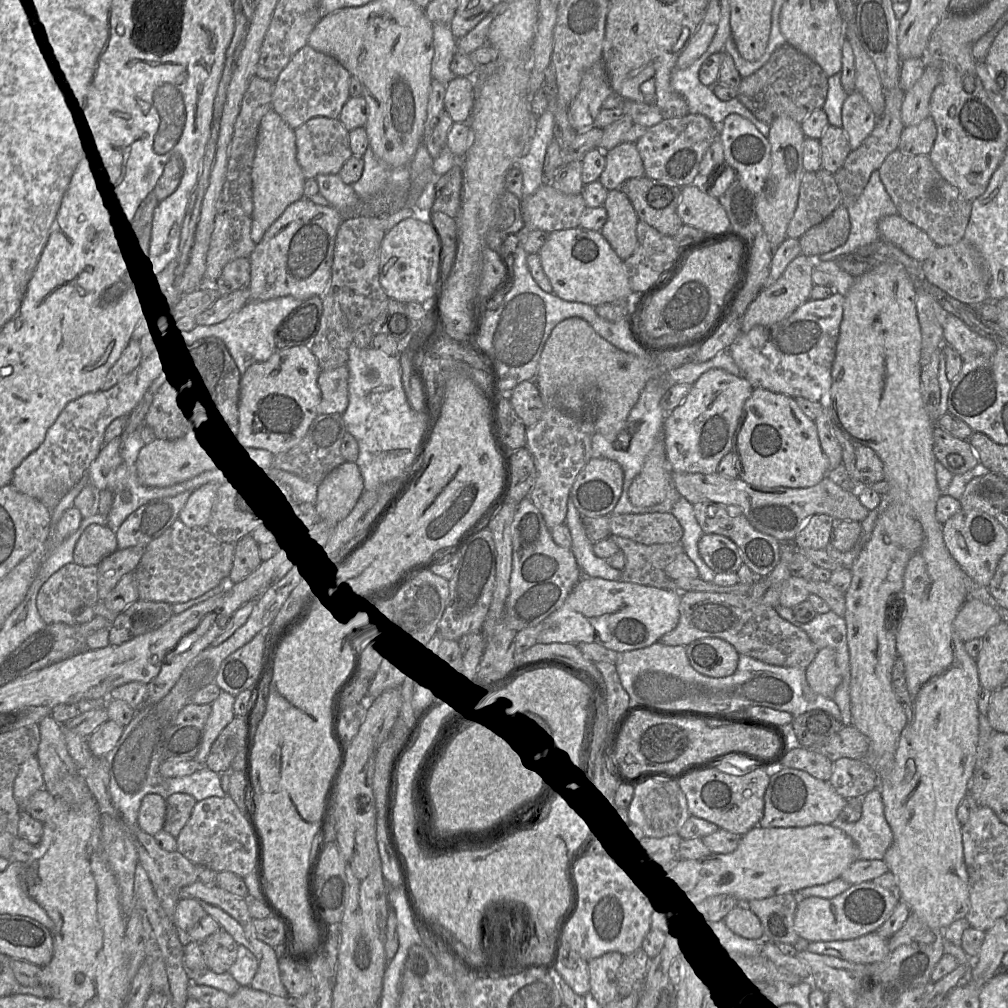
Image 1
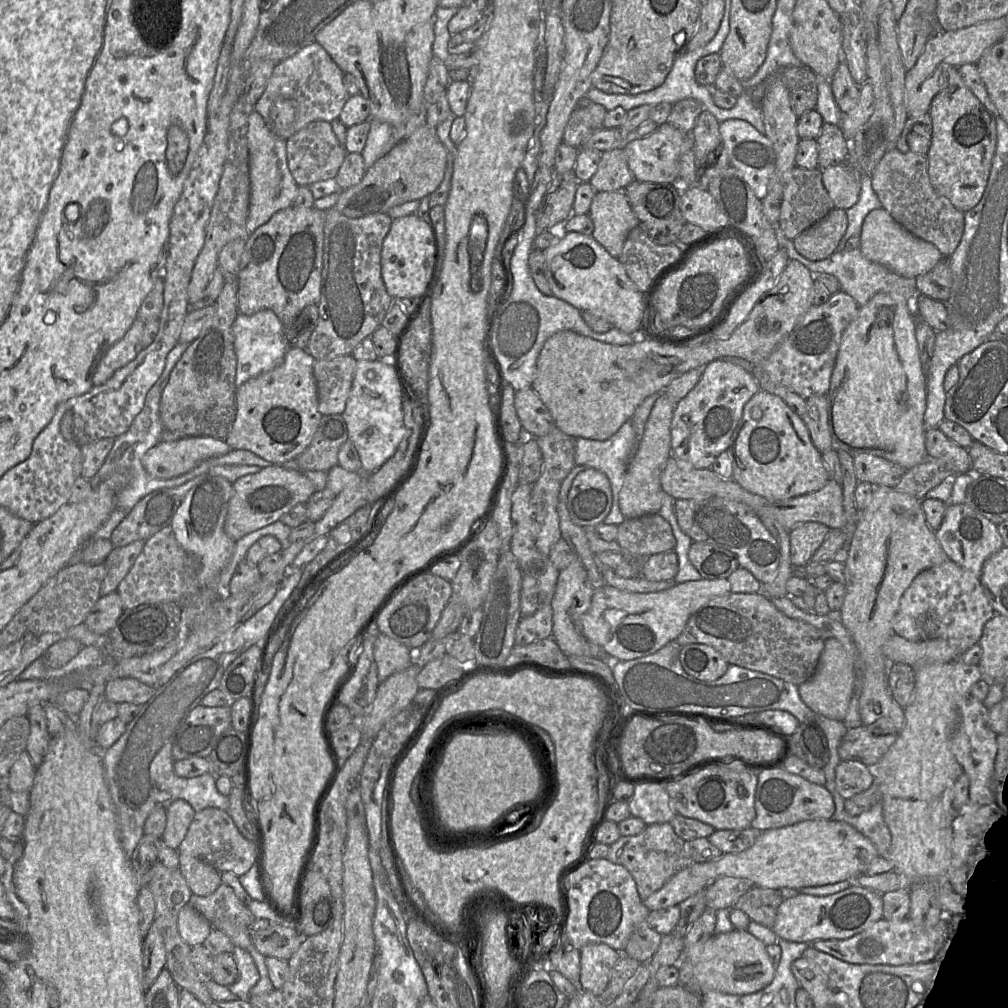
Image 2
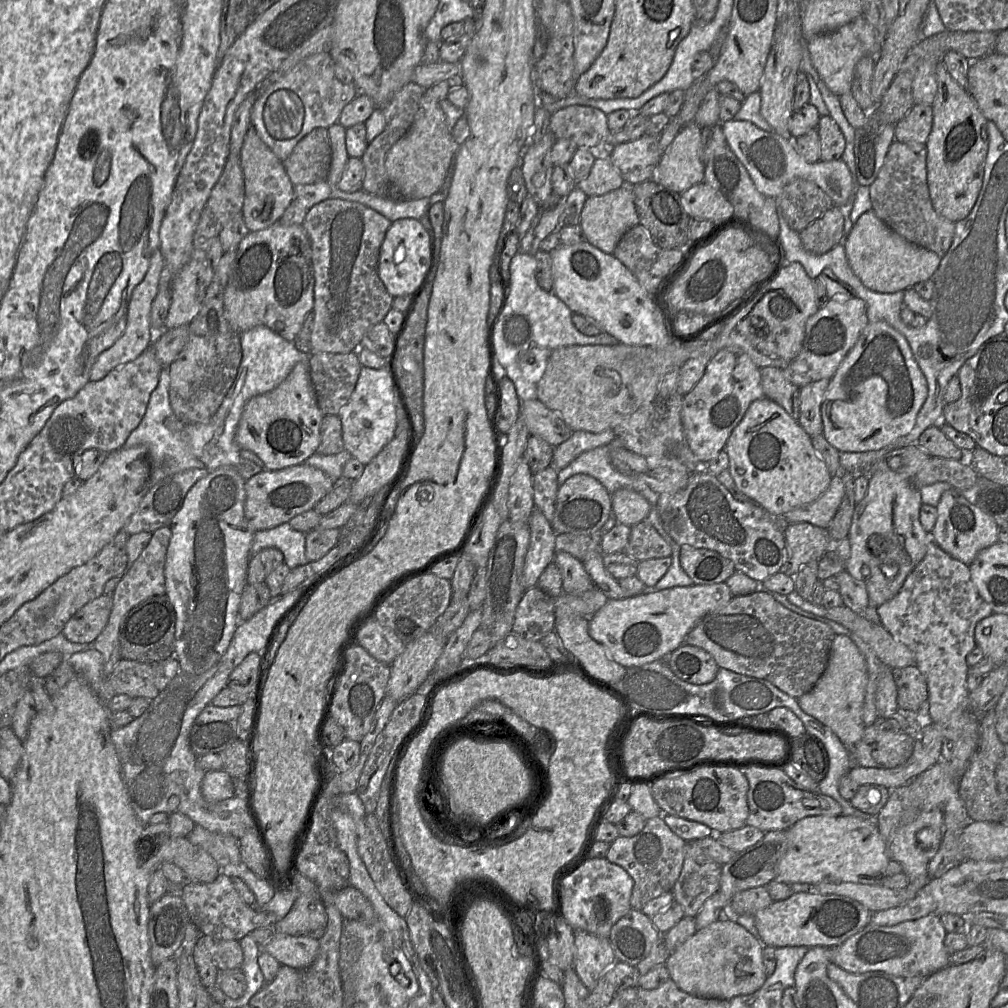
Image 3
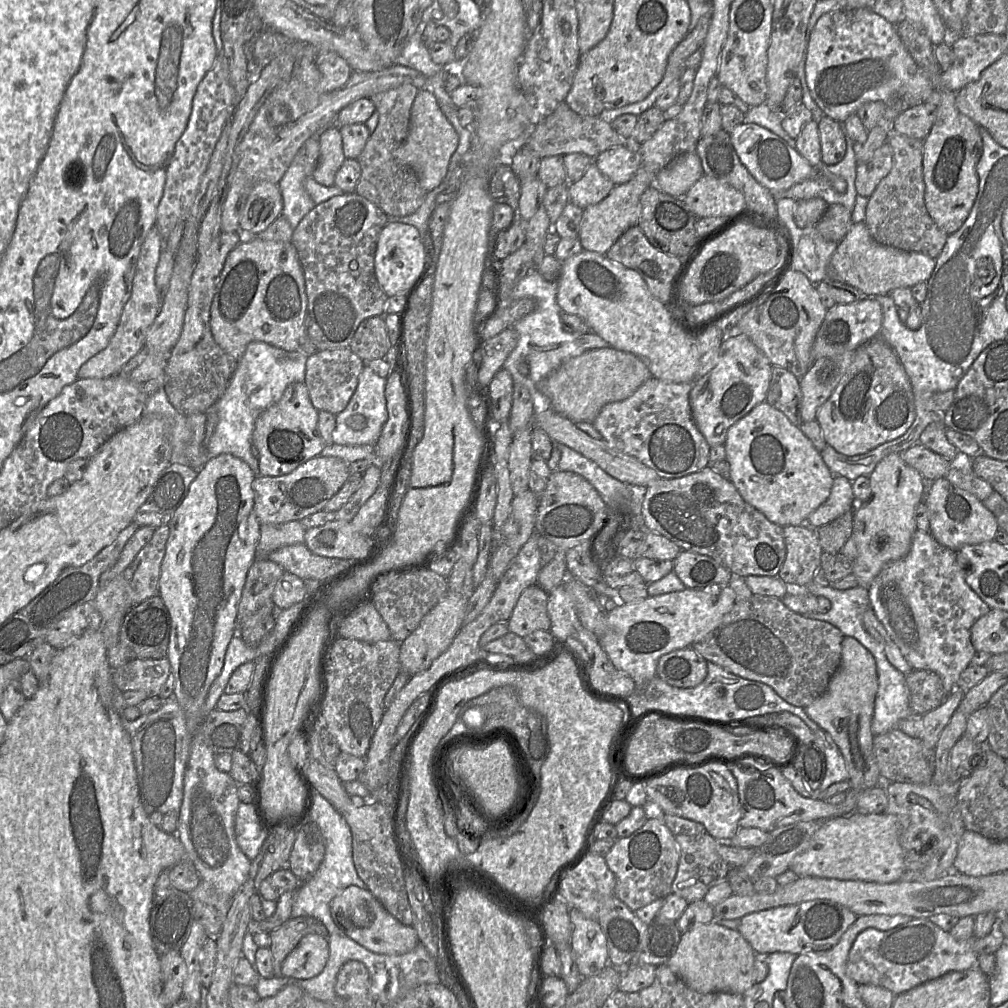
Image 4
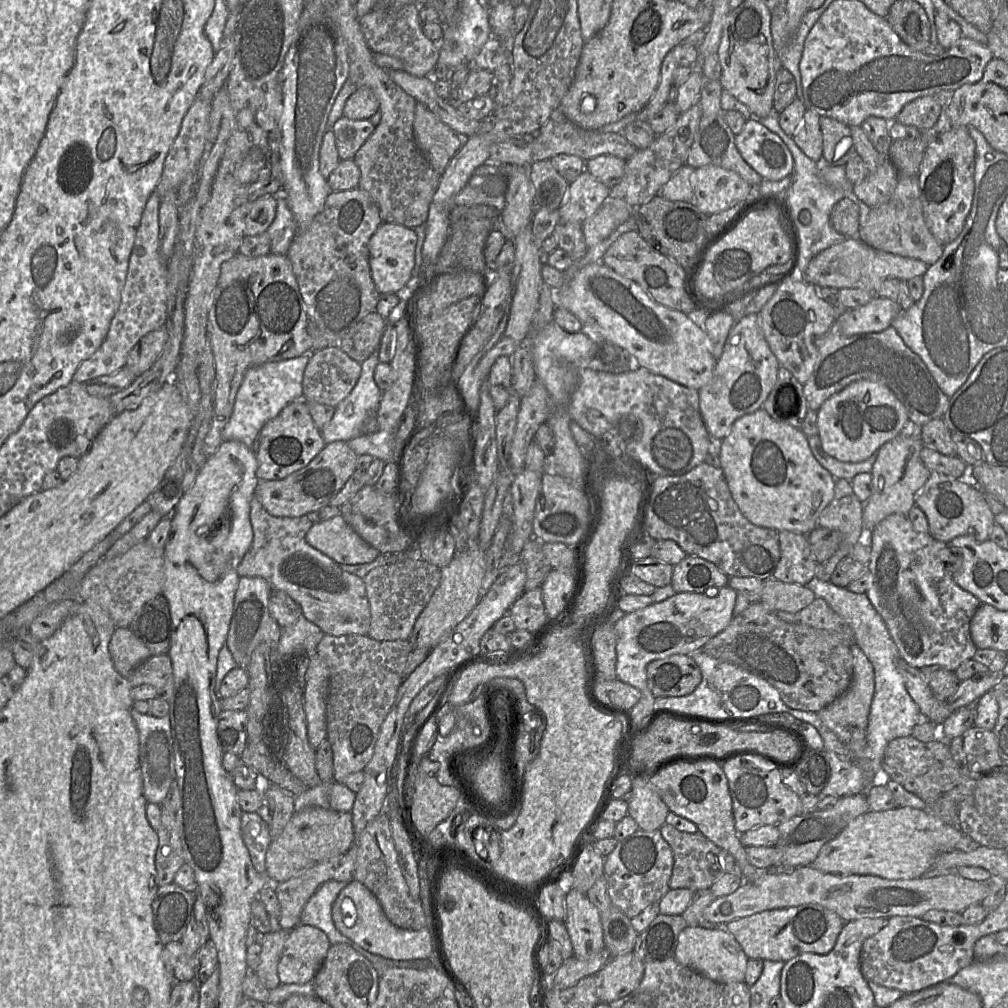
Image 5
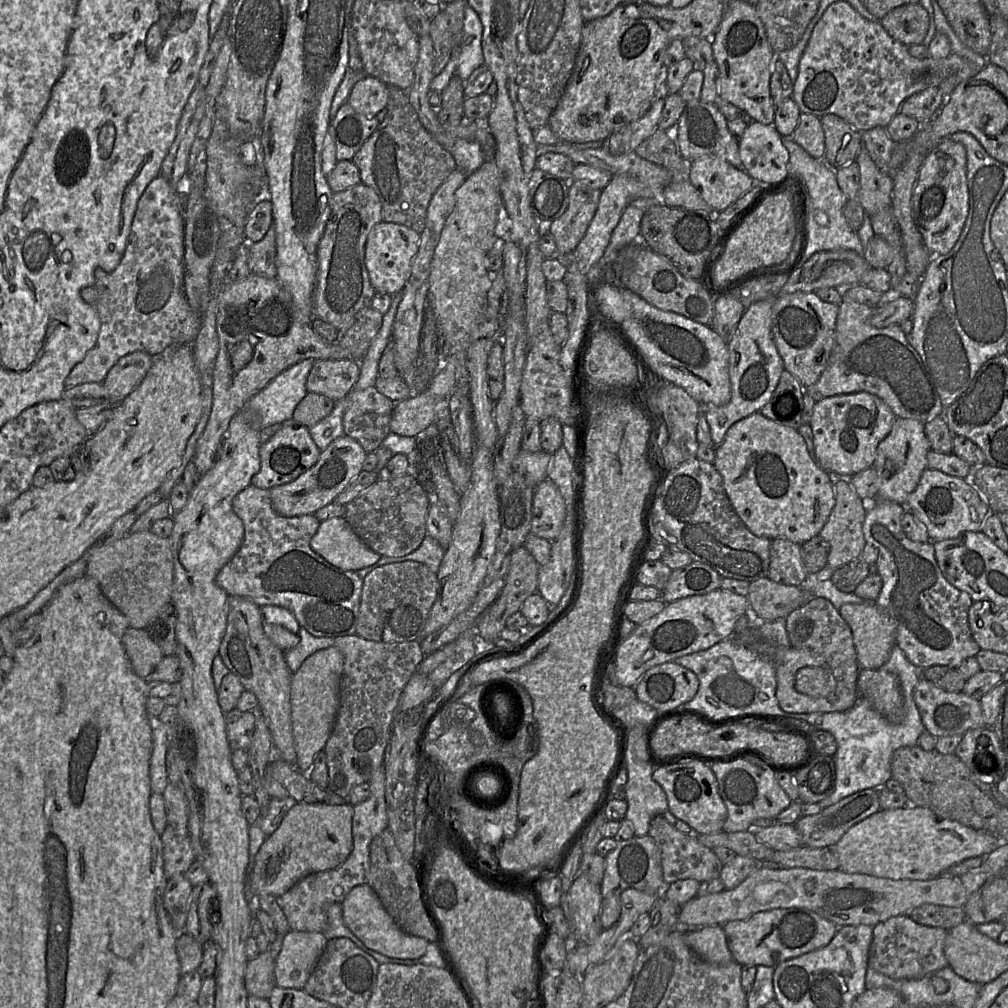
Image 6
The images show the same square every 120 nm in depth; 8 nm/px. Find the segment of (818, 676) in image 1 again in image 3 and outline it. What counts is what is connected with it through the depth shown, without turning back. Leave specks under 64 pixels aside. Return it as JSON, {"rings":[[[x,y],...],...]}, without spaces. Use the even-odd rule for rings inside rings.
{"rings":[[[836,635],[830,652],[827,667],[807,693],[797,699],[800,708],[808,715],[829,727],[851,753],[862,738],[865,725],[863,707],[868,683],[868,669],[865,656],[857,645],[846,635]]]}

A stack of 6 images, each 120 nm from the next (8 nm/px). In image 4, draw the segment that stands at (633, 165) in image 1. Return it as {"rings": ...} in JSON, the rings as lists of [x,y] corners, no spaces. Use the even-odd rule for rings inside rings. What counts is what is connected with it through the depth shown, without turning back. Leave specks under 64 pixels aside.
{"rings":[[[592,160],[583,177],[568,184],[568,201],[584,210],[605,199],[614,187]]]}

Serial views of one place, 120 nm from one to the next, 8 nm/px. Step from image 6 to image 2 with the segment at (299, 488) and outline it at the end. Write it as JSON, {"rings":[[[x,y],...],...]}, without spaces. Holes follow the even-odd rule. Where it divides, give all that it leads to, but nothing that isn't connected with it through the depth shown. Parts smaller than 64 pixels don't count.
{"rings":[[[271,465],[245,475],[233,483],[233,489],[224,530],[234,541],[279,520],[298,503],[306,503],[316,492],[313,483],[304,474],[282,465]]]}

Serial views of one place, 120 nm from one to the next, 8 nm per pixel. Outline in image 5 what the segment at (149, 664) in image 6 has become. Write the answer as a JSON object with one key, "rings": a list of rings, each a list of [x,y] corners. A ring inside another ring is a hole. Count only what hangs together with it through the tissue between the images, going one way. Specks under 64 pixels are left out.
{"rings":[[[127,627],[115,629],[108,649],[116,671],[125,678],[152,656],[146,645]]]}

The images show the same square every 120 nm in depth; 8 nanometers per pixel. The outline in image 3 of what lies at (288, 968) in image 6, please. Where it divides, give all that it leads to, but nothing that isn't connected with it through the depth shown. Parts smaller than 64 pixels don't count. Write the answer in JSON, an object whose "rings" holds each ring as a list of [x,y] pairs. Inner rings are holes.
{"rings":[[[274,933],[272,939],[260,947],[281,965],[304,969],[315,961],[319,952],[319,940],[307,936]]]}

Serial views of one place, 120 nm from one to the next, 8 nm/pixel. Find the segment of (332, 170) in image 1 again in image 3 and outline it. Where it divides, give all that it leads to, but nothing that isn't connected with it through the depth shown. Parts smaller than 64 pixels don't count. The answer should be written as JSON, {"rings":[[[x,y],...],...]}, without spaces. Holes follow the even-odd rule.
{"rings":[[[313,129],[296,144],[283,164],[294,186],[325,181],[331,164],[328,129]]]}

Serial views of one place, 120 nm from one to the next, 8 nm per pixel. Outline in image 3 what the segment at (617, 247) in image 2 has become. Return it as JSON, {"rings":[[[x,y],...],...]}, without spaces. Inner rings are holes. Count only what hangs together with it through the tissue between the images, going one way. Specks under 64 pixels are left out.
{"rings":[[[631,184],[601,196],[588,197],[580,217],[580,226],[586,241],[606,254],[613,254],[621,237],[631,228],[639,224],[639,218],[634,203]]]}

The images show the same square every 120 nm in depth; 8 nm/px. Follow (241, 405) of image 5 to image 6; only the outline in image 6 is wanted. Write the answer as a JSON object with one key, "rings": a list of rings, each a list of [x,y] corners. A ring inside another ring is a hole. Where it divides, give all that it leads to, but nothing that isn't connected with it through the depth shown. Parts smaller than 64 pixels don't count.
{"rings":[[[306,359],[288,368],[247,402],[243,410],[248,412],[248,417],[254,429],[261,432],[273,424],[287,422],[292,419],[297,405],[308,393],[306,382],[314,362],[315,360]]]}

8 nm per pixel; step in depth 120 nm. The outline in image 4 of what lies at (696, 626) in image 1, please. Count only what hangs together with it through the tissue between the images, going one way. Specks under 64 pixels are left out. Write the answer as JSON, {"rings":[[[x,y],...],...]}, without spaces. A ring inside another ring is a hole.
{"rings":[[[753,594],[747,600],[735,602],[719,625],[691,647],[707,662],[713,662],[742,678],[765,683],[789,704],[805,708],[826,691],[838,669],[844,636],[840,629],[828,622],[793,612],[780,598]]]}

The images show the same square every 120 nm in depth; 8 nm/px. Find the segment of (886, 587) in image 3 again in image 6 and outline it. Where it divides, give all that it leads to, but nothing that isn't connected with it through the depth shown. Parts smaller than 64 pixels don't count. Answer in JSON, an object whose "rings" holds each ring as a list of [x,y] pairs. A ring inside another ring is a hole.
{"rings":[[[896,418],[889,434],[879,443],[873,463],[878,476],[877,499],[905,505],[916,489],[927,468],[927,454],[930,450],[924,424],[916,419]]]}

